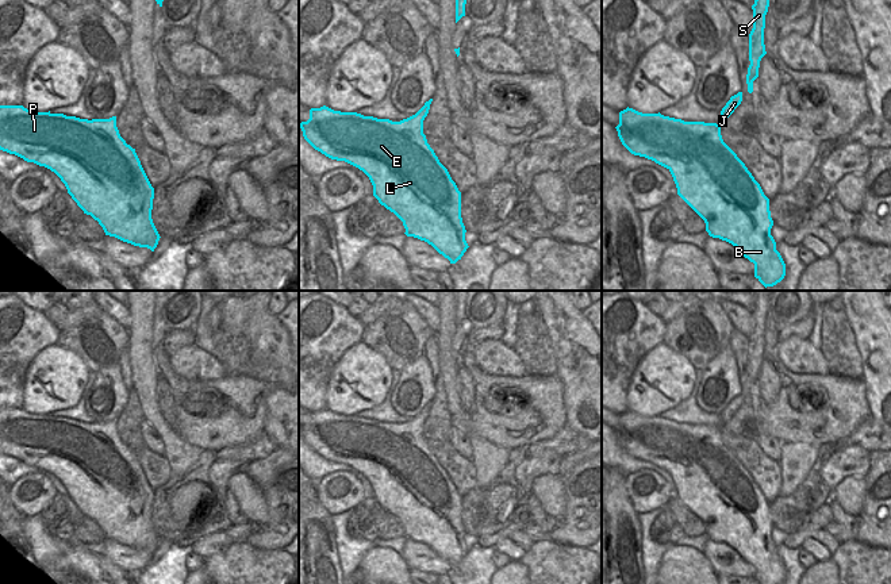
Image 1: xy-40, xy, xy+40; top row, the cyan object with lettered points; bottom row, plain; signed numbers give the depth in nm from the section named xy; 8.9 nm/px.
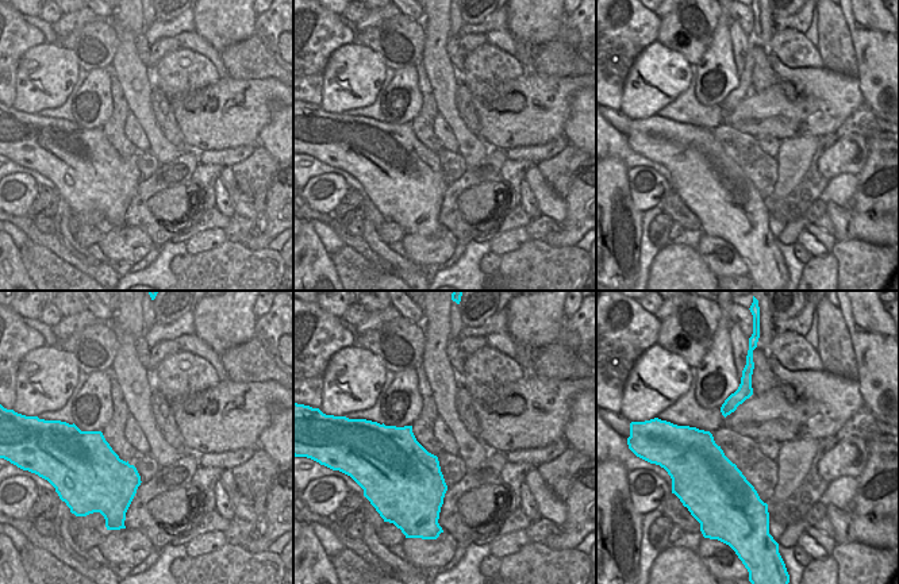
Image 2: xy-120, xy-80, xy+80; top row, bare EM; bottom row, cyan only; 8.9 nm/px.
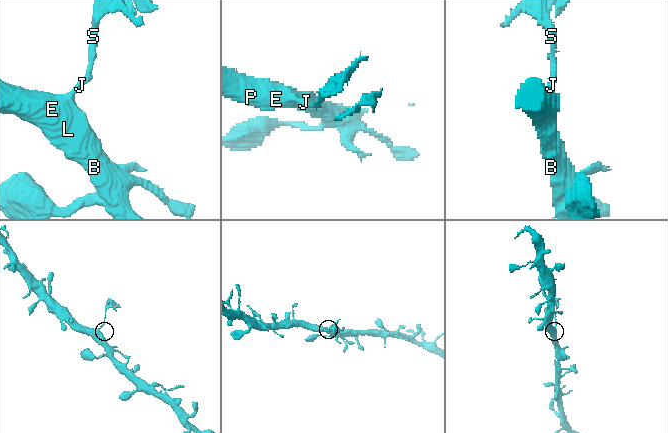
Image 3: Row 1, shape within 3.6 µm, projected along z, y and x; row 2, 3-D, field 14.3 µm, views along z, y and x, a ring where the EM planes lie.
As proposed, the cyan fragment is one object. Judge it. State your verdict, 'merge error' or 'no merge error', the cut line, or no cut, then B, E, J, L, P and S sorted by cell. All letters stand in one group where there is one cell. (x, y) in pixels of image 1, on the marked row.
merge error | xy (418, 111), (426, 115) | B E L P / J S

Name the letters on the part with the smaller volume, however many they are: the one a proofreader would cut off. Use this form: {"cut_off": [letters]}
{"cut_off": ["J", "S"]}

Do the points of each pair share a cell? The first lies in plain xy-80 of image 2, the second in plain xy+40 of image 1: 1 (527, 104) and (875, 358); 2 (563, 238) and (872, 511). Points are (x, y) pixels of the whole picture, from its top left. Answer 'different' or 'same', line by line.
1: different
2: same

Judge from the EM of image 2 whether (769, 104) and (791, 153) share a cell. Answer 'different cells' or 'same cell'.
different cells

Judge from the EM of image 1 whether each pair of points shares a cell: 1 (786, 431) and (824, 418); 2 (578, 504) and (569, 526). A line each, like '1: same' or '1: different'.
1: same
2: same

